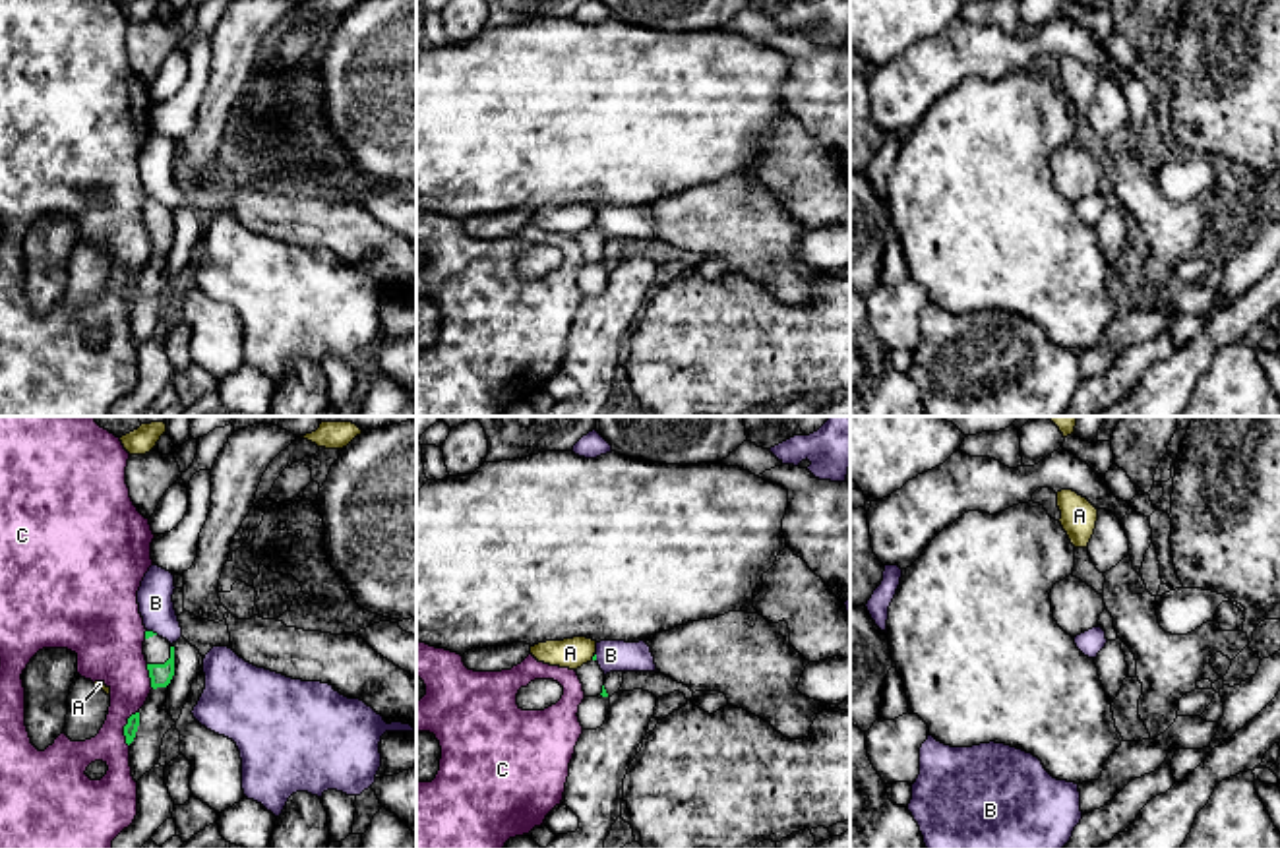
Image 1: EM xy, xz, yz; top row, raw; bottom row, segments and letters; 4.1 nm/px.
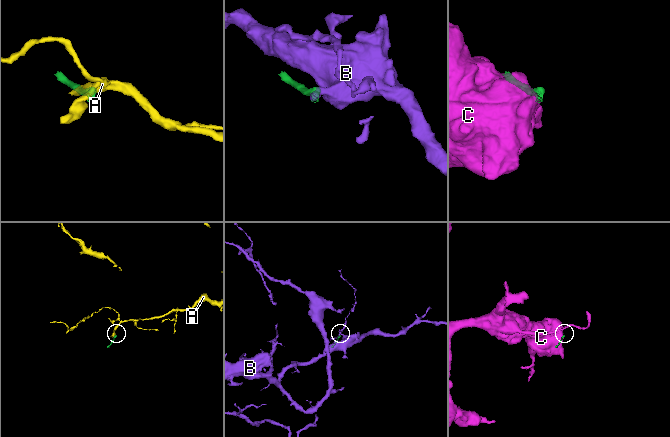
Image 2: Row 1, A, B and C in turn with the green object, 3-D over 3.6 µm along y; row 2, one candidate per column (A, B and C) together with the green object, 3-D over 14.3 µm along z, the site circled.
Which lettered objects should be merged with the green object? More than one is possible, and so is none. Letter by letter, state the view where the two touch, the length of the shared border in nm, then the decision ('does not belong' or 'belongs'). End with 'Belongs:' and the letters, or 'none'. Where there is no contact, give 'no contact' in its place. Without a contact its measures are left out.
A: xz | 30 nm | does not belong
B: xy | 50 nm | does not belong
C: xy | 160 nm | does not belong
Belongs: none

